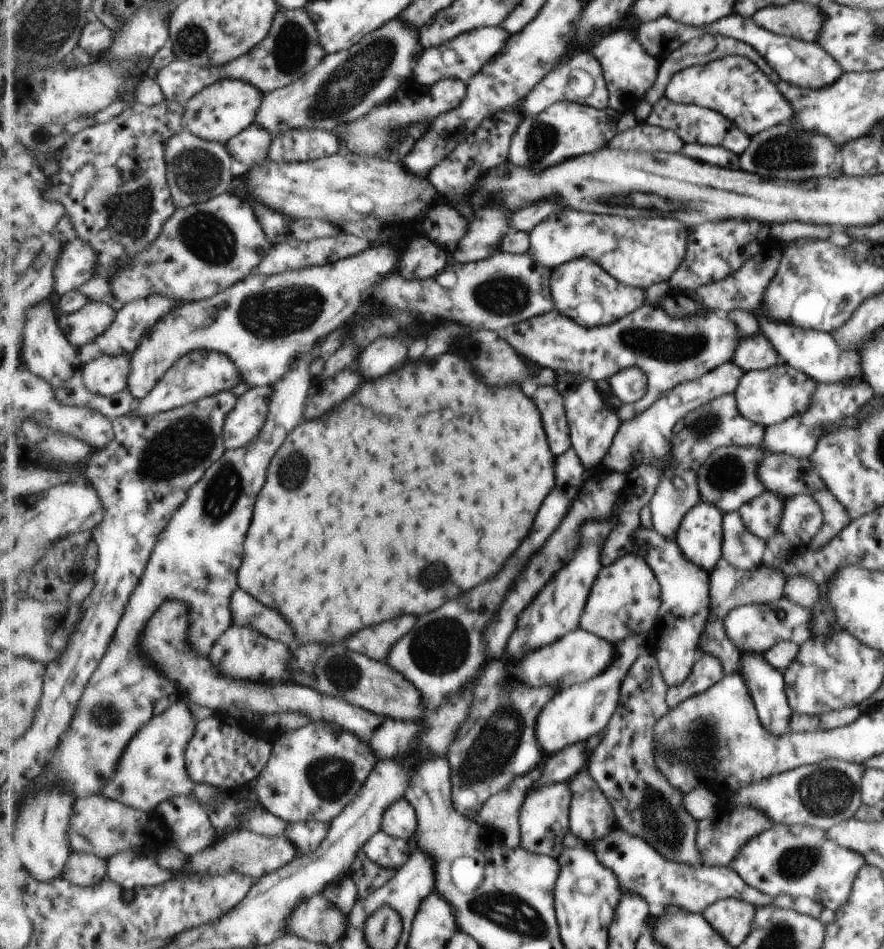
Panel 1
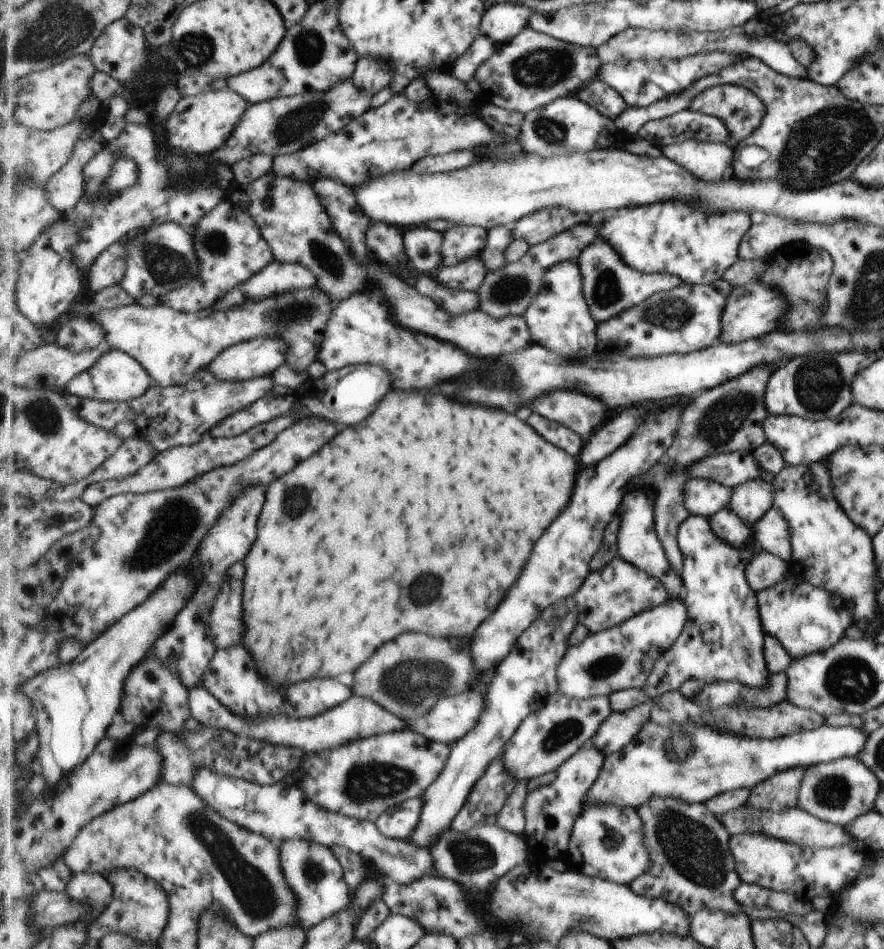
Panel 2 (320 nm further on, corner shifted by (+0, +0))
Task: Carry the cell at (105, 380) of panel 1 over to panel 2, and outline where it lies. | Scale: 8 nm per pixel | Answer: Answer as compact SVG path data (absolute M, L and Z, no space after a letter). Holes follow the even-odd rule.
M121 349L106 352L89 370L78 374L65 388L65 392L78 397L100 401L127 401L143 396L156 383L144 365Z

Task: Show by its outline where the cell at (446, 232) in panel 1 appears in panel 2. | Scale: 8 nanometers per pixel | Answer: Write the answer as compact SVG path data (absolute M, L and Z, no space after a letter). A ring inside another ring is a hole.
M455 226L445 234L443 266L452 267L481 255L489 232L479 226Z

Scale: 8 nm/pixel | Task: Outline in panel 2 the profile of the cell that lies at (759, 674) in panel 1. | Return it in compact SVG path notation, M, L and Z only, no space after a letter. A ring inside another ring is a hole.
M689 515L678 527L676 543L680 549L681 557L683 557L680 579L683 581L687 594L682 602L689 610L689 624L684 624L683 631L680 632L676 642L672 644L671 650L657 661L656 667L643 689L652 700L655 700L665 693L677 691L681 683L687 679L699 680L701 684L703 682L709 684L709 682L737 680L745 686L764 687L767 678L769 678L767 676L769 672L763 664L765 632L763 625L759 622L755 592L744 576L746 564L751 560L756 550L752 536L751 542L742 549L733 547L715 535L706 517Z

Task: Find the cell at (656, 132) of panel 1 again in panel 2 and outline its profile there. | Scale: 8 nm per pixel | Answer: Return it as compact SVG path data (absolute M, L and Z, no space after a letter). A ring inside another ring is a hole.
M684 140L660 149L670 161L709 183L720 181L723 175L728 175L735 158L731 142Z

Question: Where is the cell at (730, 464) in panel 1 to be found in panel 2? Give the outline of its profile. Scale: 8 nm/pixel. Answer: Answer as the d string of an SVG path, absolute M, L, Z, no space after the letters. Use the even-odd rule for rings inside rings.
M689 477L684 484L683 506L689 515L708 518L727 508L730 498L731 488L715 481Z

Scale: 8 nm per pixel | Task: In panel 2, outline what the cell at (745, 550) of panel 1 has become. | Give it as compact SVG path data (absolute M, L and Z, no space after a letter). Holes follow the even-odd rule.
M729 508L716 511L707 520L715 535L727 544L742 549L751 542L751 528Z

